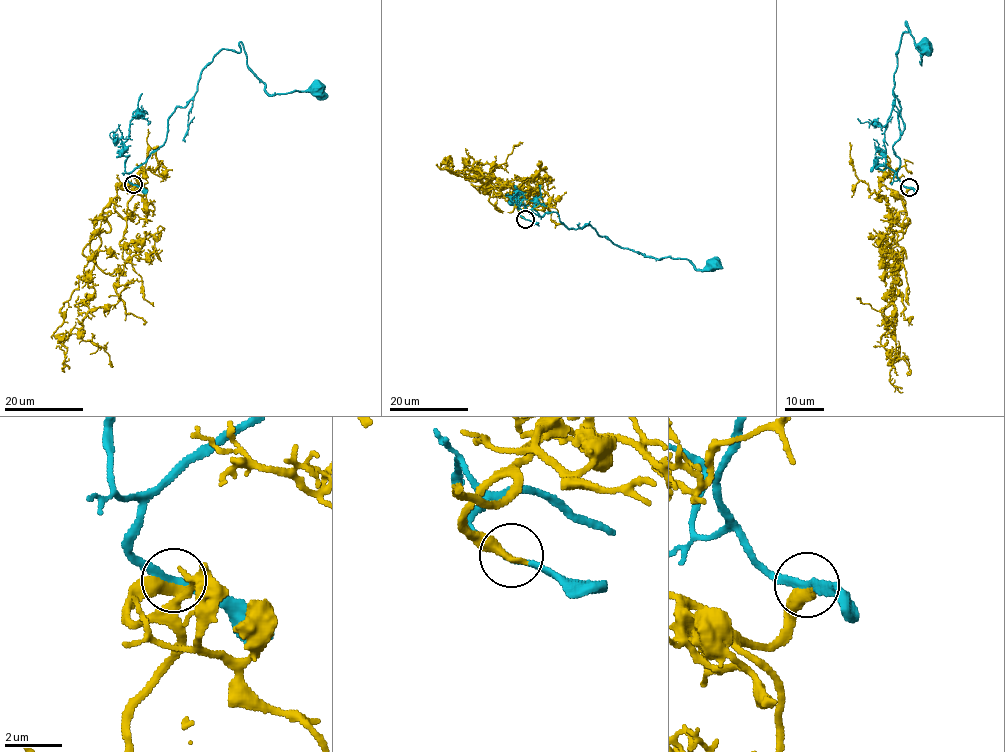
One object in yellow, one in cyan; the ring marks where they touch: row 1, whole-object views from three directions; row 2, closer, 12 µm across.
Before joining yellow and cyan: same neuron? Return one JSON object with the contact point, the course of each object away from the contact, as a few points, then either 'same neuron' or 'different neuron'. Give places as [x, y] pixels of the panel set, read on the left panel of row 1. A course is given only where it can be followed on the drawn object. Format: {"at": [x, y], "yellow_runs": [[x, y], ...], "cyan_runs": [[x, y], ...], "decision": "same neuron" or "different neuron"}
{"at": [133, 184], "yellow_runs": [[134, 185], [122, 269], [107, 273], [93, 261], [84, 277], [95, 290], [81, 338], [101, 346], [112, 367]], "cyan_runs": [[134, 185], [131, 173], [161, 146], [168, 116], [222, 49], [238, 53], [240, 43], [271, 95], [316, 88]], "decision": "same neuron"}

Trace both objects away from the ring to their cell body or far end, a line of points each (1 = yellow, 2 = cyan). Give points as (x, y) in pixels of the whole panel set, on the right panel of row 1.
1: (909, 188), (899, 196), (900, 284), (895, 276), (894, 313), (880, 341), (909, 375)
2: (909, 188), (898, 179), (893, 146), (900, 110), (893, 75), (906, 22), (921, 64), (931, 50), (924, 46)

